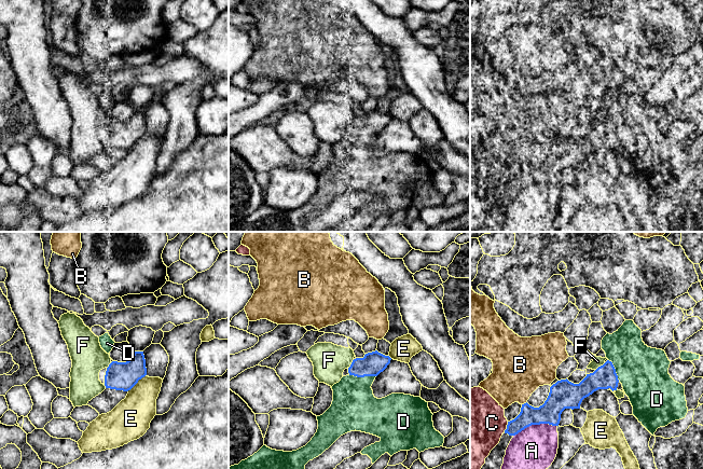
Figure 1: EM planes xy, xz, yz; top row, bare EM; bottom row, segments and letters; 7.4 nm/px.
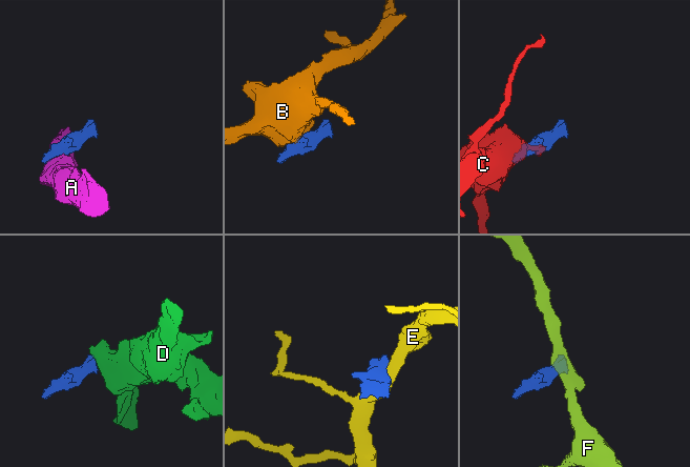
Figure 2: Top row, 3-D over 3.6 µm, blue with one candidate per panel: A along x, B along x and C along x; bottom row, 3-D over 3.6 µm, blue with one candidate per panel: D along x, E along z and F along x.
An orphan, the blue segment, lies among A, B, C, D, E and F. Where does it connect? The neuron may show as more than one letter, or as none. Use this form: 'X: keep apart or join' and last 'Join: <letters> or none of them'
A: keep apart
B: keep apart
C: keep apart
D: join
E: keep apart
F: keep apart
Join: D

